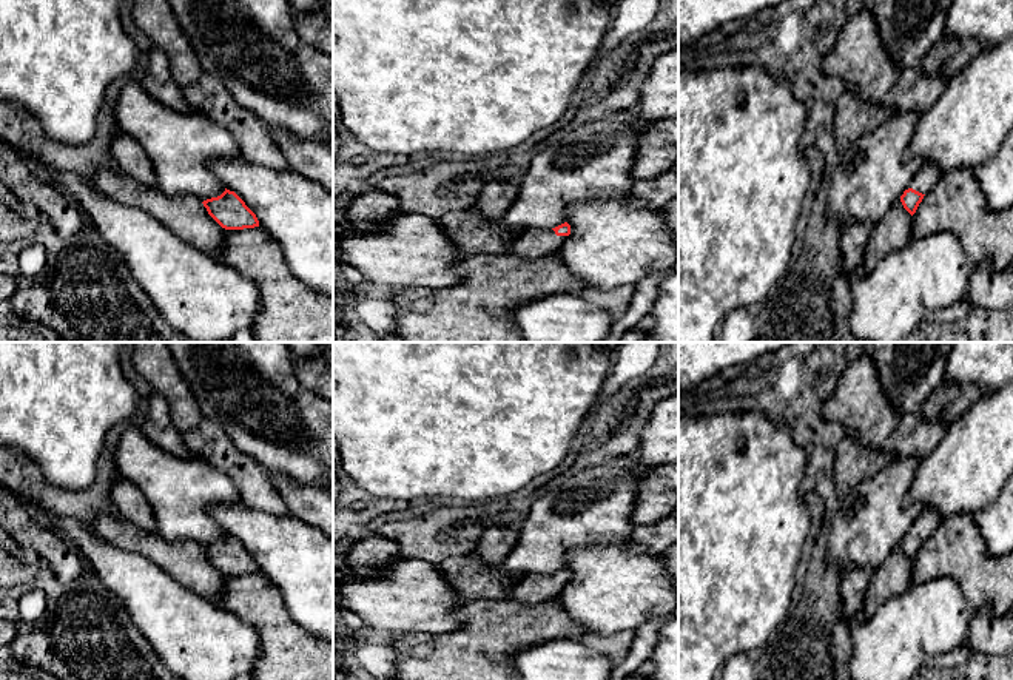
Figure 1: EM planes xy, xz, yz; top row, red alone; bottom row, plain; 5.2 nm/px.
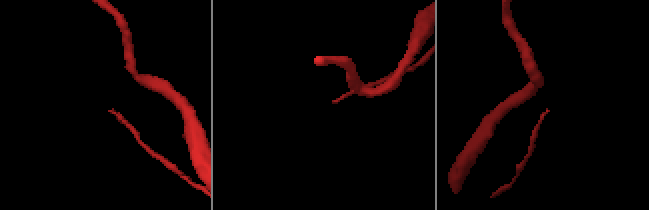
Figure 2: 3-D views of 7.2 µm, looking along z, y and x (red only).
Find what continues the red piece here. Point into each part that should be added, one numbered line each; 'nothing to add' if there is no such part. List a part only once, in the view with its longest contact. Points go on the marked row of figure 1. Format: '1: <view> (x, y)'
1: xz (534, 242)

